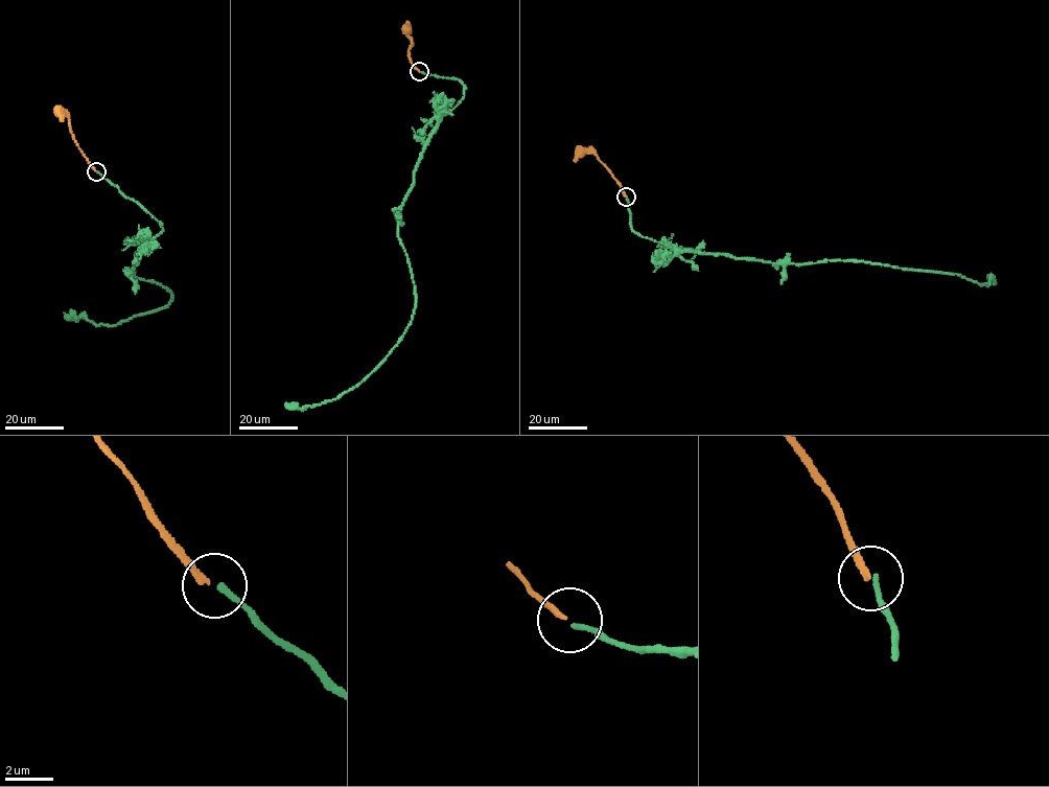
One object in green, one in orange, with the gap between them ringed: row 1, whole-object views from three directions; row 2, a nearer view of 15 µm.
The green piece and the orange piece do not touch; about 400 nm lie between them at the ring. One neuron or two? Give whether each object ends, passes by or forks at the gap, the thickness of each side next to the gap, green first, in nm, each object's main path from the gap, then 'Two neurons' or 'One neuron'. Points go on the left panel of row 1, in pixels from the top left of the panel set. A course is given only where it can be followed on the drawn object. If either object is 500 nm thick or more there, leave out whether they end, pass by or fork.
At the ring green ends. At the ring orange ends. Thickness 240 nm (green) against 240 nm. Course of green: (97, 171), (160, 222), (162, 231), (139, 250), (132, 272), (172, 299), (117, 324), (64, 313). Course of orange: (96, 171), (75, 139), (68, 117), (61, 111), (60, 120). Two neurons

